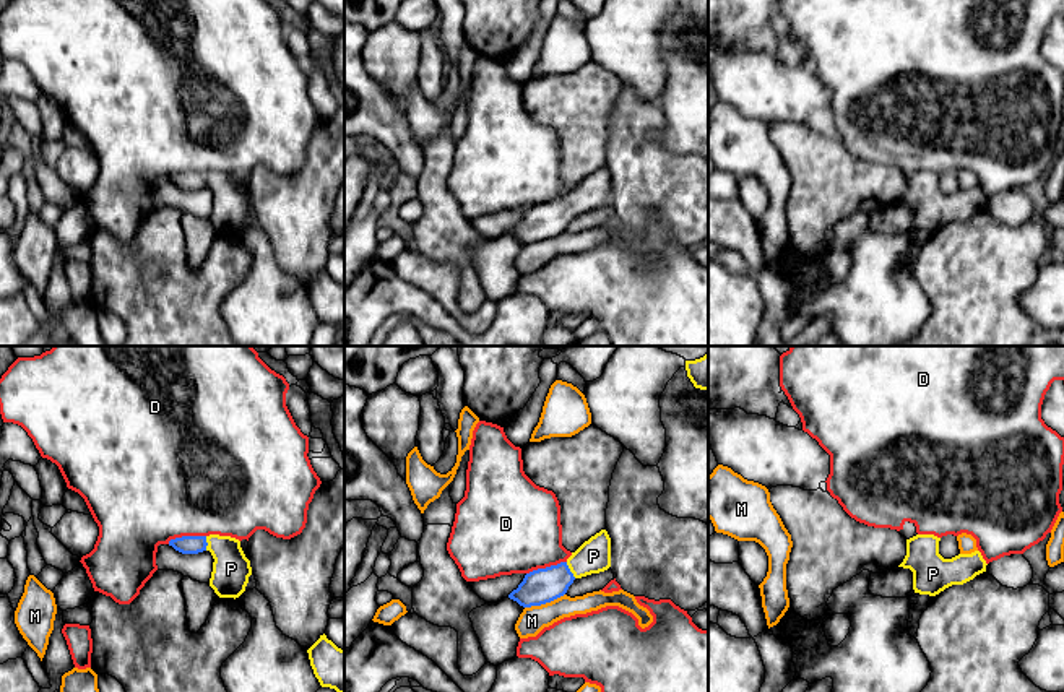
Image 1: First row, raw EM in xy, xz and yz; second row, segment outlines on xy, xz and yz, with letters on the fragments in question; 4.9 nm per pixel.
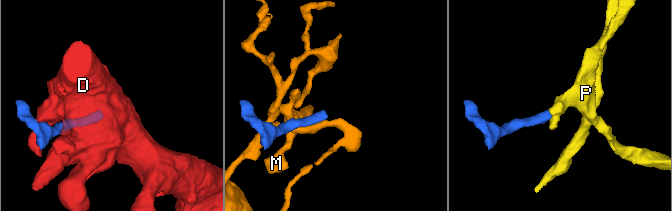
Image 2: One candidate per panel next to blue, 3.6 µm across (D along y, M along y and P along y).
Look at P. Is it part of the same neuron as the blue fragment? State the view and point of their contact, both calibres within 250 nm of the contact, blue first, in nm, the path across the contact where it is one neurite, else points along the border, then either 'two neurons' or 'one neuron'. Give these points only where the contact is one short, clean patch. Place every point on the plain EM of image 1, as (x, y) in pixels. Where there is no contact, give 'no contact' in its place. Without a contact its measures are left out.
contact xz (569, 207); calibres 170 and 170 nm; way xz (543, 221), (551, 220), (569, 207), (593, 192); one neuron

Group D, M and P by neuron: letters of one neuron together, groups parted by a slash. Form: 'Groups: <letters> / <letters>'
Groups: D / M / P

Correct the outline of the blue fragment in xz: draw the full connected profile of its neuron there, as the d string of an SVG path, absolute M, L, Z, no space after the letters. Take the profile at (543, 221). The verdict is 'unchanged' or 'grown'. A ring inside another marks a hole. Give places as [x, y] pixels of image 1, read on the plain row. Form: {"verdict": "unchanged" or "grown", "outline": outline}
{"verdict": "grown", "outline": "M601 166L557 201L525 211L508 234L523 244L541 242L564 232L575 214L604 208L611 203L611 174Z"}

